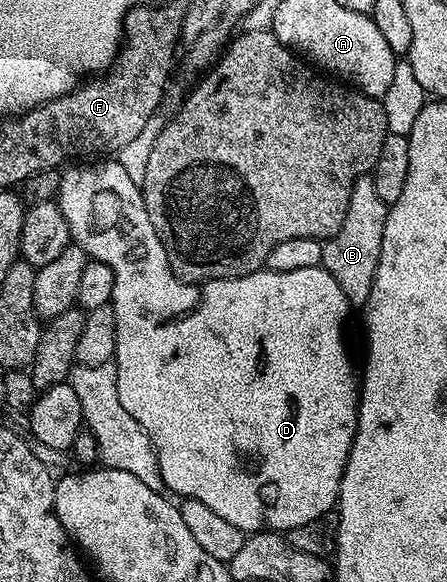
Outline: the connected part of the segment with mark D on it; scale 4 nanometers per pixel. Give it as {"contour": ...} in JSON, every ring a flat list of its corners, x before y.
{"contour":[[94,160,91,162,94,162,91,166,71,165,69,169,62,174,56,201,60,212,64,212,64,220,68,220,68,228,70,229,70,237,73,245,79,246,93,261,103,262,109,268,112,268,112,272,115,273,115,290,112,305,114,315,116,316,116,348,114,349,112,361,116,368,116,388,120,392,120,404,124,404,125,410,128,411,128,416,132,416,132,420,136,420,136,424,140,424,140,428,144,428,144,432,148,432,148,436,152,440,154,451,156,452,158,463,160,464,160,476,162,477,163,487,165,487,171,495,178,494,177,497,179,499,195,498,196,500,200,500,202,504,208,504,208,508,212,508,212,512,216,512,216,516,224,516,224,520,228,520,228,524,236,524,236,528,240,528,244,532,289,532,292,528,300,528,300,524,308,524,309,522,317,522,325,519,325,514,328,513,329,510,331,513,331,511,335,509,338,501,340,480,344,476,344,468,348,464,348,456,352,452,352,444,354,443,356,428,358,427,358,395,360,393,360,382,356,377,356,370,354,374,353,364,350,363,350,354,346,351,346,342,342,339,342,325,346,322,348,303,344,292,340,292,340,284,336,284,336,280,332,280,332,276,327,270,322,269,321,266,317,266,316,268,300,268,296,272,276,272,275,270,263,268,252,272,248,276,240,276,239,278,221,278,220,280,200,282,197,284,193,282,182,282,174,275,172,268,168,264,168,252,164,252,164,244,160,240,160,236,148,216,148,208,144,204,141,186,137,186,137,184,132,182,131,177,128,176,117,160]]}

